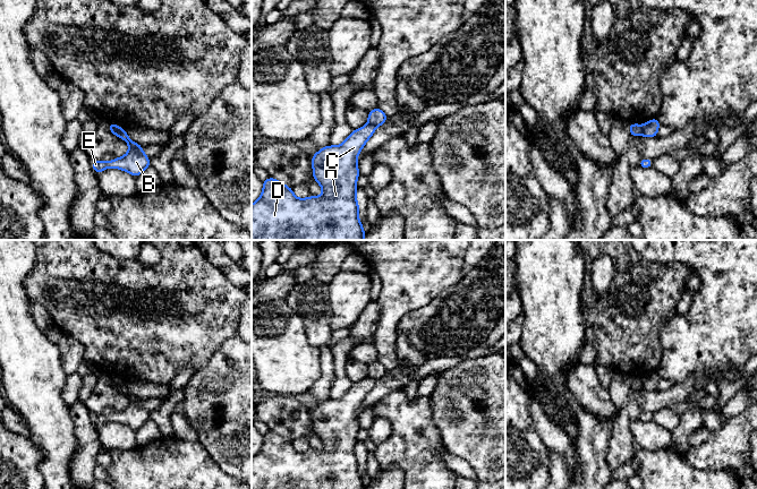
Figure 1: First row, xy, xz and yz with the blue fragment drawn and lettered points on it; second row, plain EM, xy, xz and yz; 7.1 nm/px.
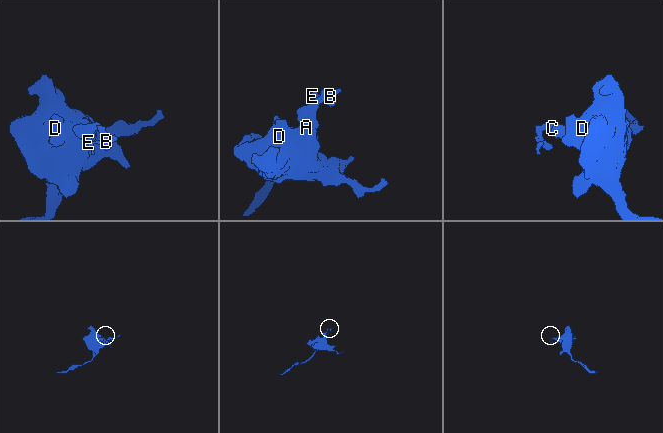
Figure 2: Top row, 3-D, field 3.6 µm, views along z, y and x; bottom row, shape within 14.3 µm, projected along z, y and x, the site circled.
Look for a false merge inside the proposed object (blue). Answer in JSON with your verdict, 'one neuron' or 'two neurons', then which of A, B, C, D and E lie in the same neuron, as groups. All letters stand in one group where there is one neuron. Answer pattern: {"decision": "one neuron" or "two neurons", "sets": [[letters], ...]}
{"decision": "one neuron", "sets": [["A", "B", "C", "D", "E"]]}

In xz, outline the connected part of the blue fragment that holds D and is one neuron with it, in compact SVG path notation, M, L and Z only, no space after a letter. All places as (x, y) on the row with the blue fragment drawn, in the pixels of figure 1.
M378 108L368 111L368 123L356 129L339 146L326 146L312 155L313 178L323 188L318 197L297 198L292 188L269 177L261 197L252 205L252 240L364 240L356 199L359 177L357 156L375 129L388 120Z

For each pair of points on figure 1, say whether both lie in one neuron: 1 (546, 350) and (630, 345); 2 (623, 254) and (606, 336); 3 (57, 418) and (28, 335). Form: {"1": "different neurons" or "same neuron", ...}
{"1": "different neurons", "2": "same neuron", "3": "same neuron"}

